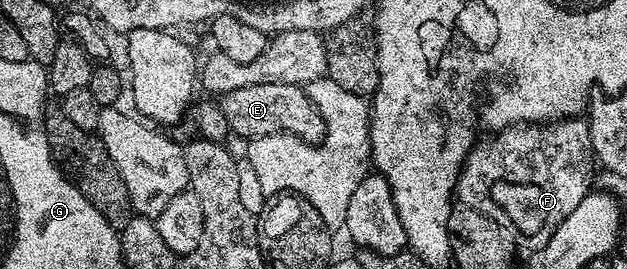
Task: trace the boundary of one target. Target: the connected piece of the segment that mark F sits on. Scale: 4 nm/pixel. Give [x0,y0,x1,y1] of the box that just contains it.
[455,118,597,250]

